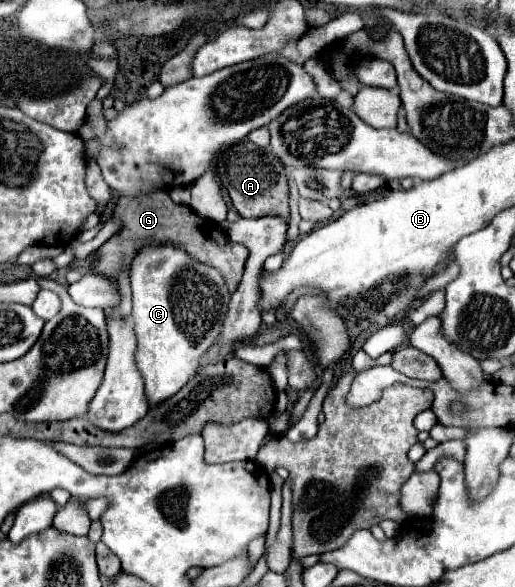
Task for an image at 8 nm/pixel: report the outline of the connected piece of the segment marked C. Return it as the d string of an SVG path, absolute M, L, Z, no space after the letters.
M175 243L143 247L131 263L133 323L137 335L135 361L145 379L151 405L173 397L197 371L201 353L219 339L229 305L229 289L219 269L191 257Z

